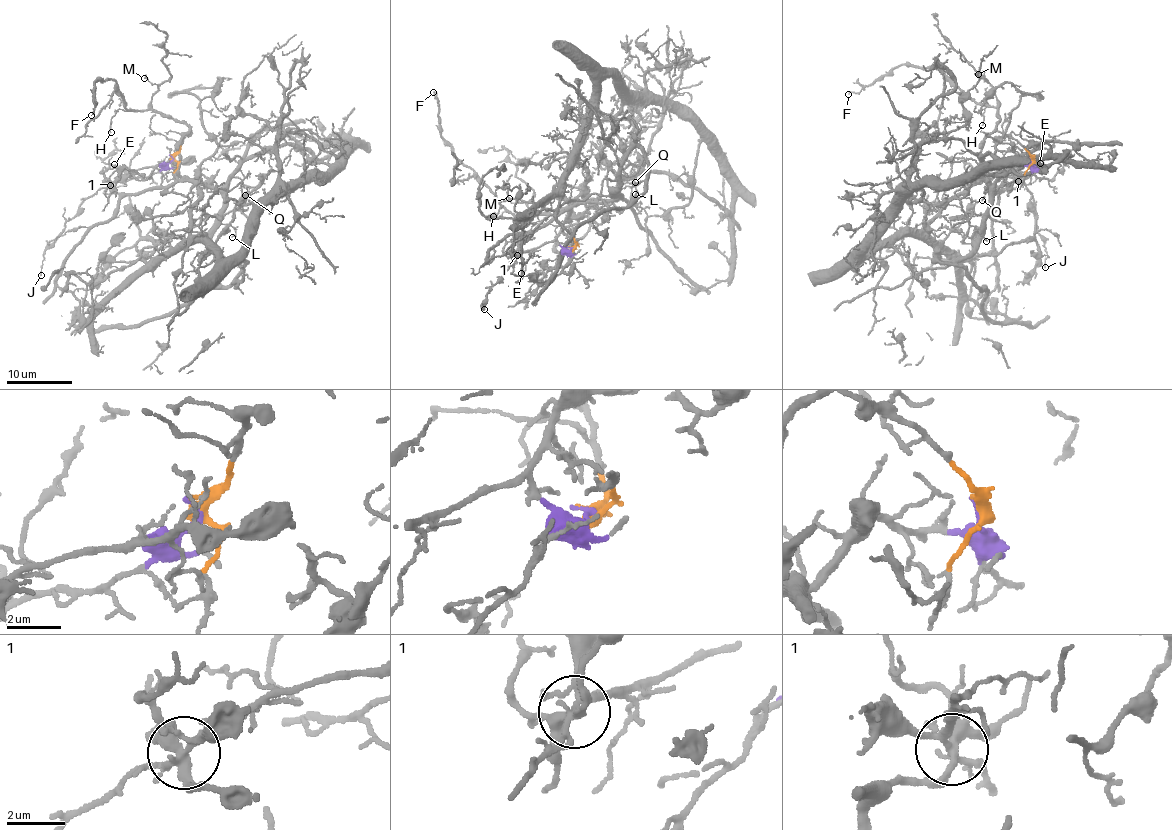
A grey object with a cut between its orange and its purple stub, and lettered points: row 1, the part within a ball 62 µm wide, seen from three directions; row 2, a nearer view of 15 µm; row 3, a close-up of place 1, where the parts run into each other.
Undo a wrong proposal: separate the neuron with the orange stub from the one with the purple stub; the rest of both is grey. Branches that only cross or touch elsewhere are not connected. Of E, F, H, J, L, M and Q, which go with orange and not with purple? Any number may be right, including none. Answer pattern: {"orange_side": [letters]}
{"orange_side": ["F", "H", "L", "M", "Q"]}

